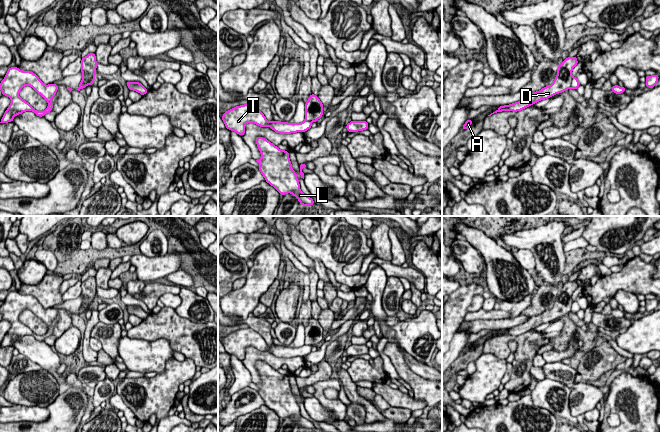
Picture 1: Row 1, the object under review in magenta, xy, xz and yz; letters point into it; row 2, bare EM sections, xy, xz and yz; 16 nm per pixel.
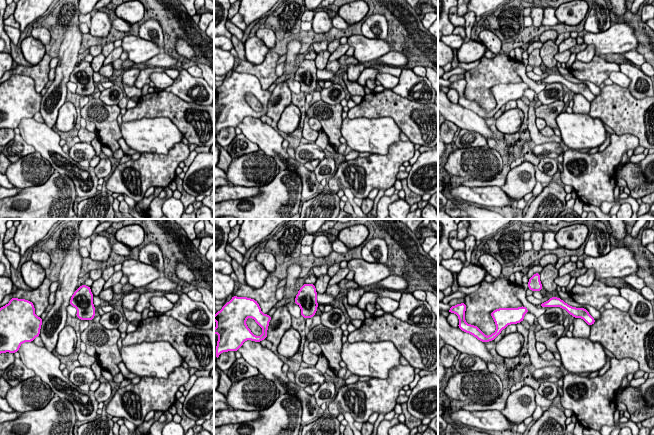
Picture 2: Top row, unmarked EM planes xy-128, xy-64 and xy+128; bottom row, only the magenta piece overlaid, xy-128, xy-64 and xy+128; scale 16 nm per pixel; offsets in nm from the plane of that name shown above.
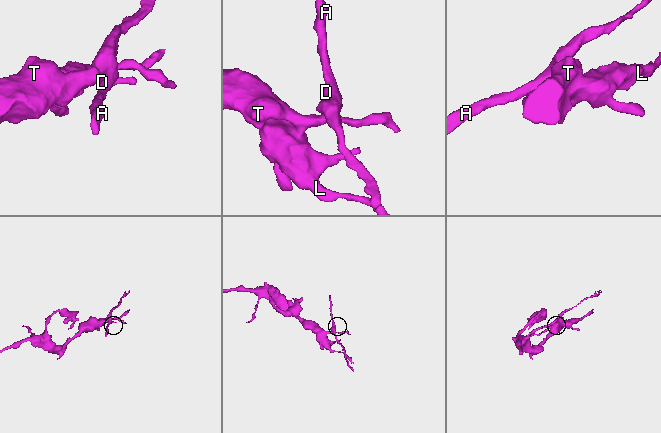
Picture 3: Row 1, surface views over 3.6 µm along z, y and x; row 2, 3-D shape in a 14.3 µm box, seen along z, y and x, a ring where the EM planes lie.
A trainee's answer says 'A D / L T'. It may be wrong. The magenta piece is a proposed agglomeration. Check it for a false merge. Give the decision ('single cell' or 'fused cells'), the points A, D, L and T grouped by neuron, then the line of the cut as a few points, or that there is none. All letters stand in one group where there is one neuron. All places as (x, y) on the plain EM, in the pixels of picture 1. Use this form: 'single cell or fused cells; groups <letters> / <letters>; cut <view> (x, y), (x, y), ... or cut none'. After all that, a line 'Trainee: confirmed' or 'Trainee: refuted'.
fused cells; groups A D / L T; cut yz (573, 301), (570, 311)
Trainee: confirmed

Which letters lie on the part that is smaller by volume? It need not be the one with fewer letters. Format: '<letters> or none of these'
A, D

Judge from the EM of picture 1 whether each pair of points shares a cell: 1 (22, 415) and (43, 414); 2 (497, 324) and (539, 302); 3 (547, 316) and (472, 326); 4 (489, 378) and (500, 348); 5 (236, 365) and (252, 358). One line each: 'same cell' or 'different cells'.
1: same cell
2: same cell
3: same cell
4: different cells
5: different cells

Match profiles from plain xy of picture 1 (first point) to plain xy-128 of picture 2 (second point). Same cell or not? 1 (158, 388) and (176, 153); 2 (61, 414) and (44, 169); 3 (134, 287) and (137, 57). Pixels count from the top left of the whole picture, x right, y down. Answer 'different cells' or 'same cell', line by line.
1: same cell
2: different cells
3: different cells

